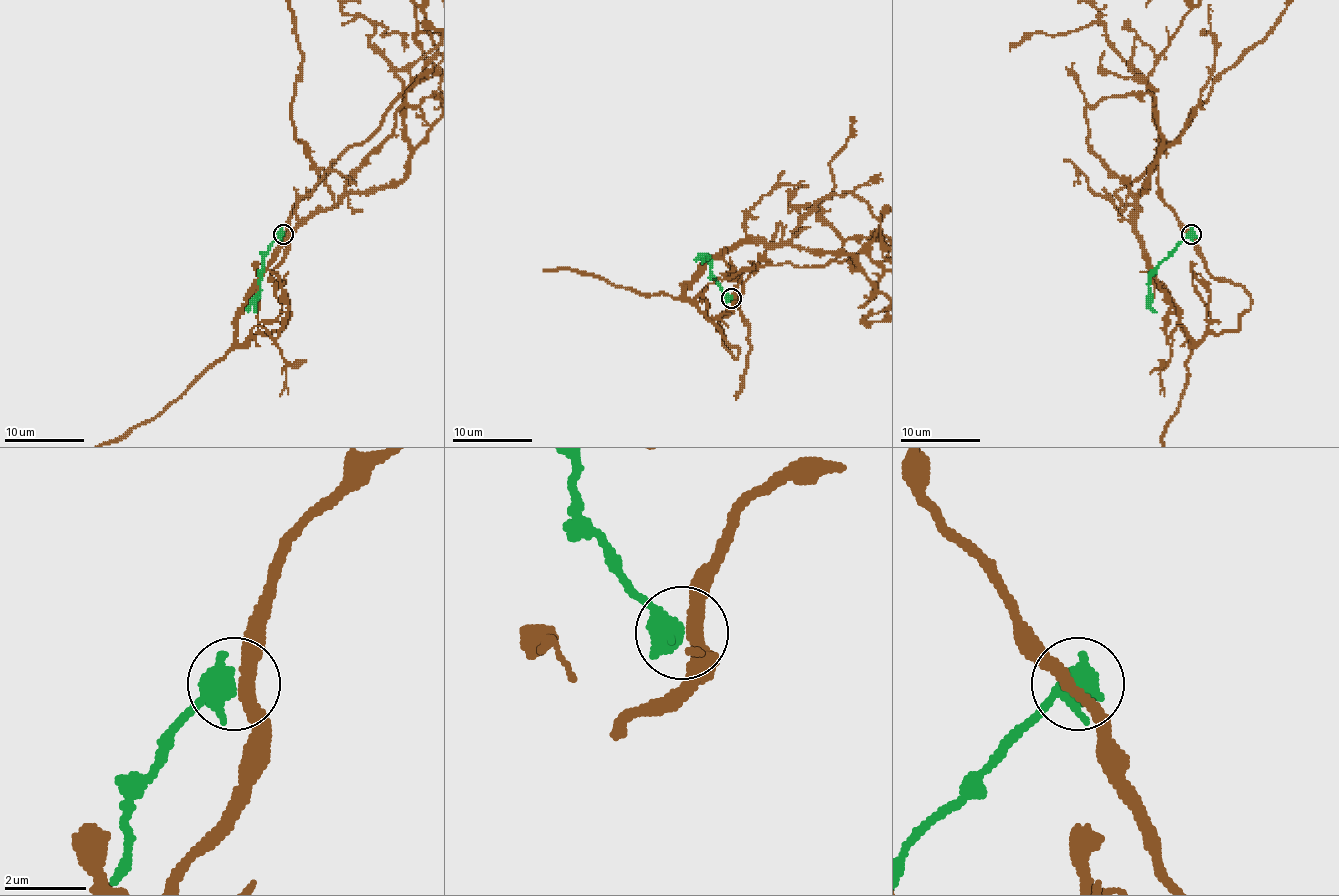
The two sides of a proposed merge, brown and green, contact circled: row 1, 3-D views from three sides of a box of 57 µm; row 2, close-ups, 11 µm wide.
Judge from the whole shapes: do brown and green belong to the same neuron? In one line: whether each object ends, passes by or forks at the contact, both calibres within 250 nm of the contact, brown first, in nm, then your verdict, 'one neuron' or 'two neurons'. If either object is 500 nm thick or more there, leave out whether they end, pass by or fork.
calibres 320 and 650 nm; two neurons

